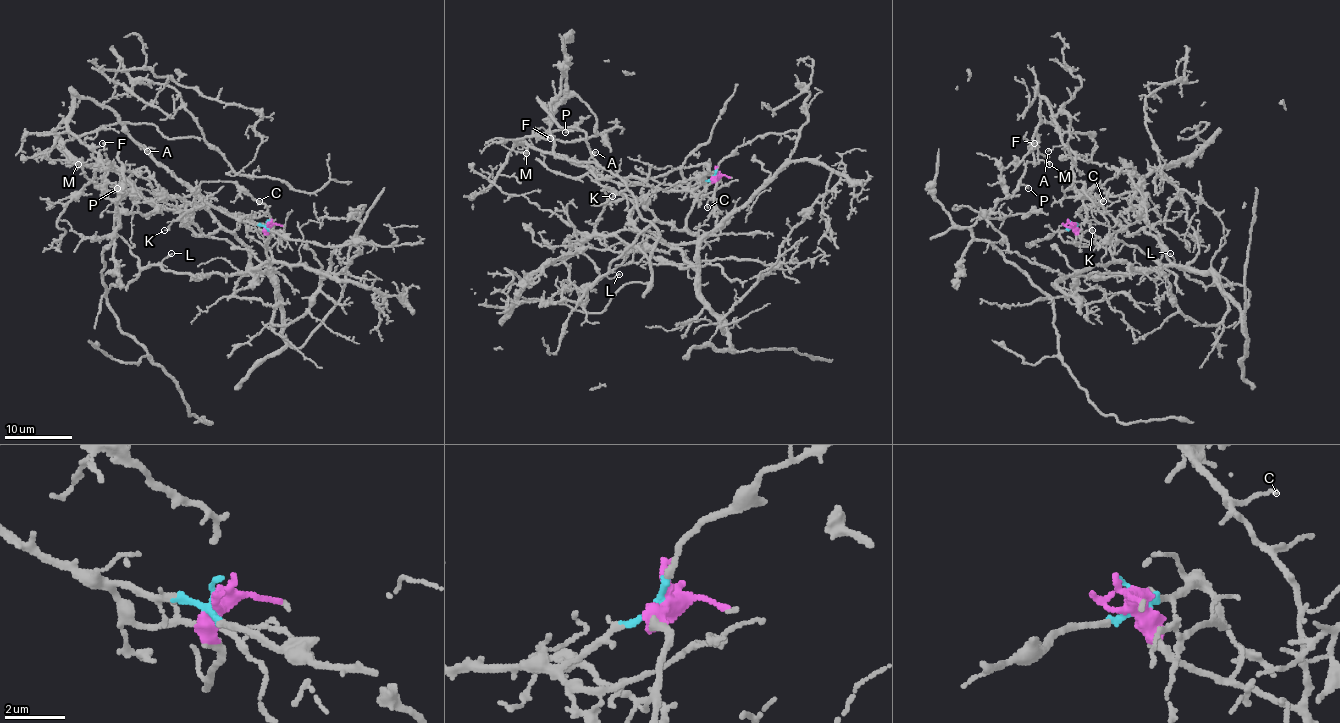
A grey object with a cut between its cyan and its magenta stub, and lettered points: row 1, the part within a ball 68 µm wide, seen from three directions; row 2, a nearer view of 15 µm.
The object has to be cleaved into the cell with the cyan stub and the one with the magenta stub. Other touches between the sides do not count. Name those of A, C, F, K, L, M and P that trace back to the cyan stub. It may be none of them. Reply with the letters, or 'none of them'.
A, F, K, M, P

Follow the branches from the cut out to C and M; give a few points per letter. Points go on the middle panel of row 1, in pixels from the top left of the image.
C: (716, 172), (714, 212), (719, 212), (713, 199), (707, 202), (707, 207)
M: (716, 172), (696, 188), (662, 190), (638, 178), (597, 178), (557, 153), (508, 139), (496, 143), (526, 153)

